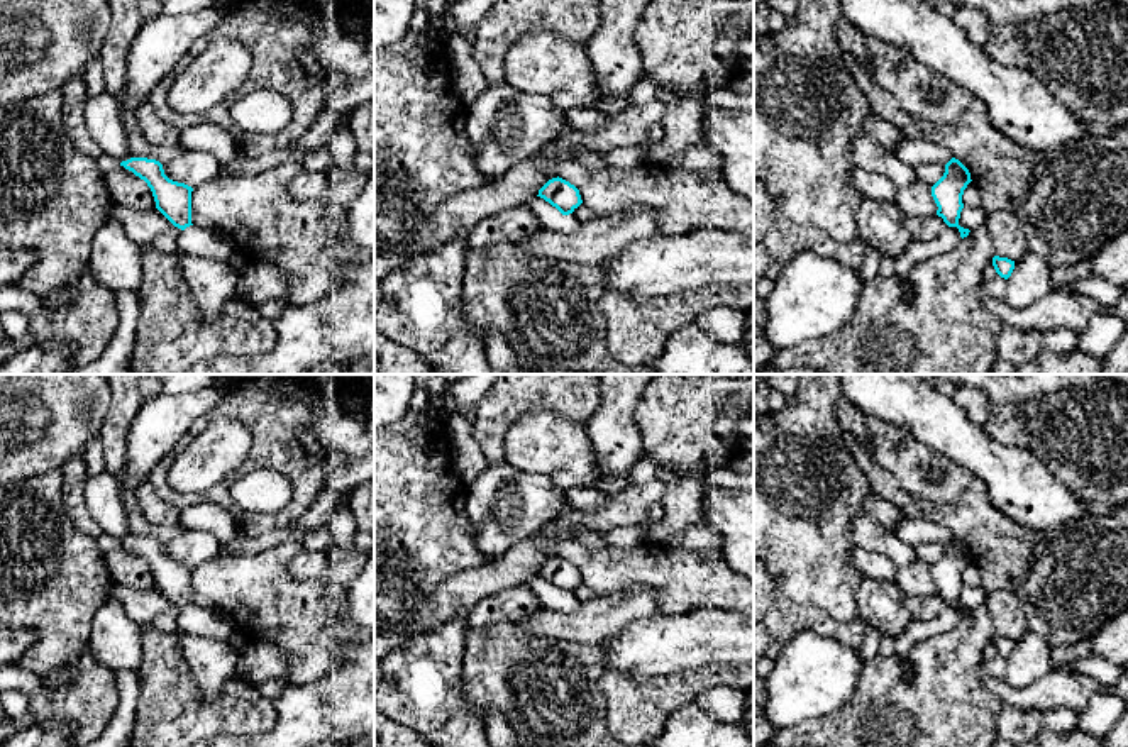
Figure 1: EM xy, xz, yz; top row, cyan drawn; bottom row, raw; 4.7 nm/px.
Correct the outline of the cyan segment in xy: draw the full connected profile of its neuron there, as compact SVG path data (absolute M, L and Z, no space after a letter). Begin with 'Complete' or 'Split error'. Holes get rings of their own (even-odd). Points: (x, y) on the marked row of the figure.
Split error. M107 91L88 98L85 124L90 136L98 142L103 154L115 158L120 166L144 180L152 191L156 208L178 229L191 224L193 188L169 180L163 164L156 159L132 158L127 134L122 124L120 103Z

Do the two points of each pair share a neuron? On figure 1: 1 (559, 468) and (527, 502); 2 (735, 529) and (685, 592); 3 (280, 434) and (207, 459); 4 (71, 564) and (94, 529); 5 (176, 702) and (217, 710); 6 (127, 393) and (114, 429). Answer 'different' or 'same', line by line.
1: different
2: different
3: different
4: different
5: same
6: same

